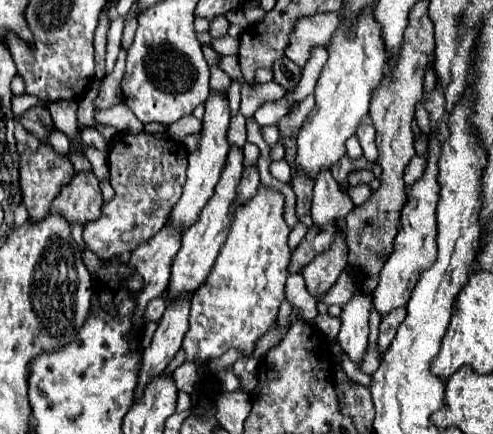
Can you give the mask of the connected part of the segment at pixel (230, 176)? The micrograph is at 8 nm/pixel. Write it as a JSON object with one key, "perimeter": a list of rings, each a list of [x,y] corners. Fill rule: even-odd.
{"perimeter":[[[232,146],[226,158],[226,166],[222,170],[220,182],[214,188],[214,196],[210,198],[210,204],[206,204],[206,208],[202,208],[198,222],[194,222],[190,228],[186,228],[186,232],[182,234],[182,248],[176,254],[174,262],[172,262],[172,276],[170,276],[170,284],[168,284],[168,298],[178,298],[186,292],[196,292],[200,288],[200,284],[206,282],[206,276],[210,272],[210,268],[214,266],[214,260],[218,256],[218,250],[222,248],[222,244],[226,242],[226,236],[230,232],[230,224],[232,224],[232,206],[236,202],[236,186],[238,180],[242,178],[244,172],[244,154],[242,148]]]}

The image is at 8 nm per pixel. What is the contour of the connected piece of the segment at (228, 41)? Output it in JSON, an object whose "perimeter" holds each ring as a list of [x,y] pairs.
{"perimeter":[[[220,36],[220,38],[212,38],[210,46],[218,52],[218,54],[238,54],[238,40],[230,38],[230,36]]]}

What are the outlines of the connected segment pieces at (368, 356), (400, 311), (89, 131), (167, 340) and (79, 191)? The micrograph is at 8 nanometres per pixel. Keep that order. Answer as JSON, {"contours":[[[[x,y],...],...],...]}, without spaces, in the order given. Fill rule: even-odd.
{"contours":[[[[376,344],[366,348],[363,363],[360,367],[360,370],[366,374],[372,374],[372,372],[374,372],[374,368],[378,368],[378,366],[380,366],[380,360],[382,360],[382,356],[378,356],[378,352],[376,352],[374,348],[376,348]]],[[[396,308],[394,312],[390,312],[388,316],[382,318],[380,336],[378,336],[378,350],[380,352],[384,352],[390,346],[390,342],[396,336],[396,330],[398,330],[400,322],[404,320],[404,316],[406,316],[406,308]]],[[[86,126],[84,128],[84,142],[92,148],[98,148],[98,150],[108,150],[108,142],[104,140],[104,136],[94,128],[94,126]]],[[[182,300],[182,304],[166,304],[166,312],[158,324],[152,344],[144,350],[142,356],[136,400],[142,396],[146,382],[158,376],[180,350],[182,336],[186,334],[188,328],[188,316],[190,316],[190,300]]],[[[78,172],[68,184],[62,186],[60,194],[54,198],[52,212],[64,216],[72,224],[86,224],[100,216],[102,204],[104,200],[94,172]]]]}

